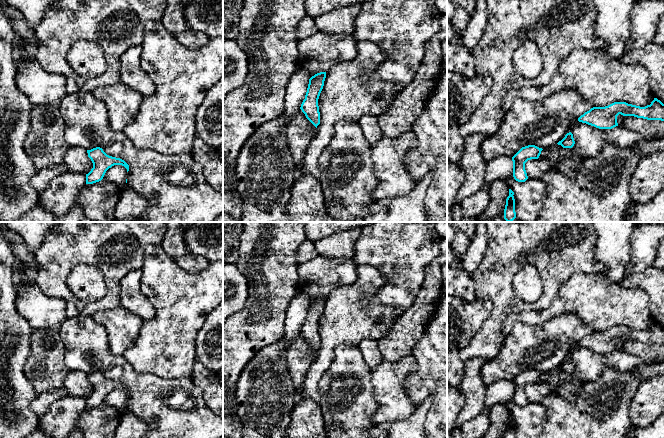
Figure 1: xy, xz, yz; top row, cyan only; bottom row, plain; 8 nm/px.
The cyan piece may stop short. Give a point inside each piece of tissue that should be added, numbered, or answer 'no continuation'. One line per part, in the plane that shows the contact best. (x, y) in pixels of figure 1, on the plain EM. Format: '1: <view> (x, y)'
no continuation

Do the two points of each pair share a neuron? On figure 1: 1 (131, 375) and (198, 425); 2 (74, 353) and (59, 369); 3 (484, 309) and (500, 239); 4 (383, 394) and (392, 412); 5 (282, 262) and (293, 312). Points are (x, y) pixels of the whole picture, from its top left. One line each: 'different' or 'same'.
1: same
2: different
3: different
4: same
5: different

